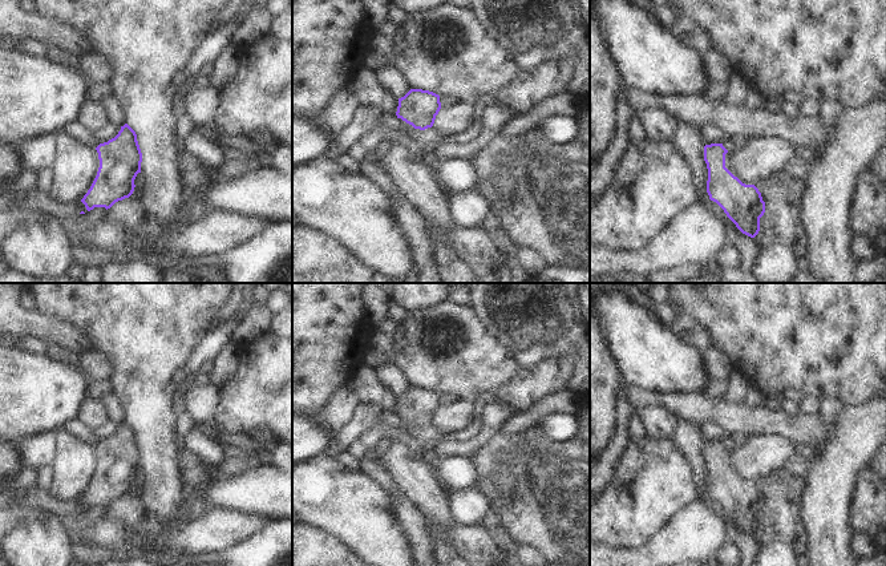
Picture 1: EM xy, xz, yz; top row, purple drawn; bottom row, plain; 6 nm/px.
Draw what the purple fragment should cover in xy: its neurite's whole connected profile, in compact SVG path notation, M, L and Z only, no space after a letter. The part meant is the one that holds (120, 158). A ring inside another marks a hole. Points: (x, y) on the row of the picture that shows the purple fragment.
M125 124L118 134L96 147L100 159L97 175L81 202L86 210L110 209L116 202L129 198L134 179L141 173L142 153L135 132Z

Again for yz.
M723 143L704 146L708 169L707 193L743 234L754 238L760 231L765 202L754 185L743 183L725 167L727 153Z

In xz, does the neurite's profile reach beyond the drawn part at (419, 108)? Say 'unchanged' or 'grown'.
unchanged

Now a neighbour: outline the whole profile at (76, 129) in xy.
M72 121L62 128L62 132L70 134L80 142L89 145L92 147L97 147L100 142L93 137L92 132L89 132L80 121Z

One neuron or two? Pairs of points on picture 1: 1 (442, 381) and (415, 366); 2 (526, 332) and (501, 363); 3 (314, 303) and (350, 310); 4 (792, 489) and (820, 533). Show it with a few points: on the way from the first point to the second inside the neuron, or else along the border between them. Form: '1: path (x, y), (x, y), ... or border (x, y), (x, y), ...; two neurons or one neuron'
1: path (436, 375), (427, 366), (421, 366); one neuron
2: border (488, 331), (522, 366); two neurons
3: path (323, 303), (336, 303), (340, 306); one neuron
4: border (802, 478), (801, 522), (806, 533); two neurons

